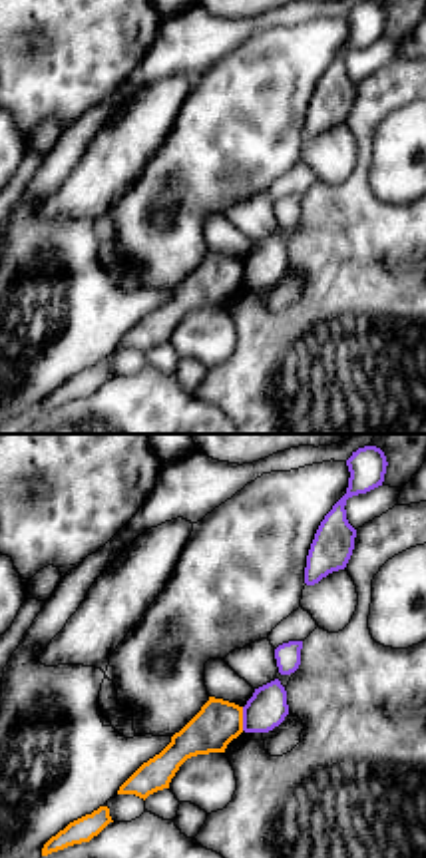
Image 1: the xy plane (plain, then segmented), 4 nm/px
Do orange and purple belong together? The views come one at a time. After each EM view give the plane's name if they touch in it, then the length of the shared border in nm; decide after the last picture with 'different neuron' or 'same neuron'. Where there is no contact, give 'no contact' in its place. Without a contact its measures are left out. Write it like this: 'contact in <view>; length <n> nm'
contact in xy; length 100 nm

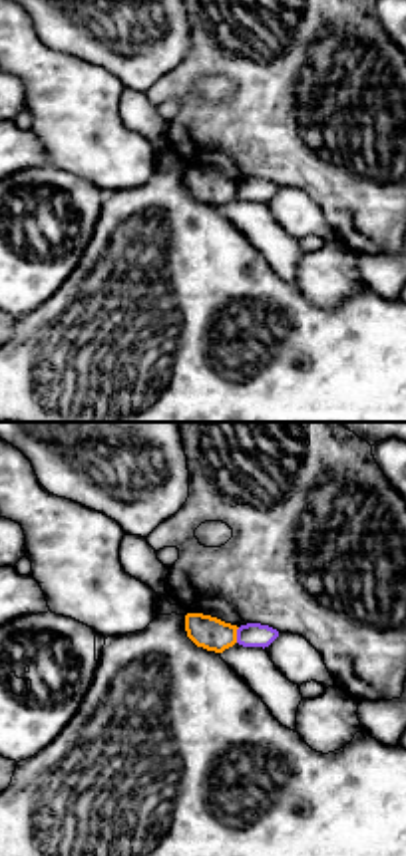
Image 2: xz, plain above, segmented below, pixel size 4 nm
contact in xz; length 70 nm

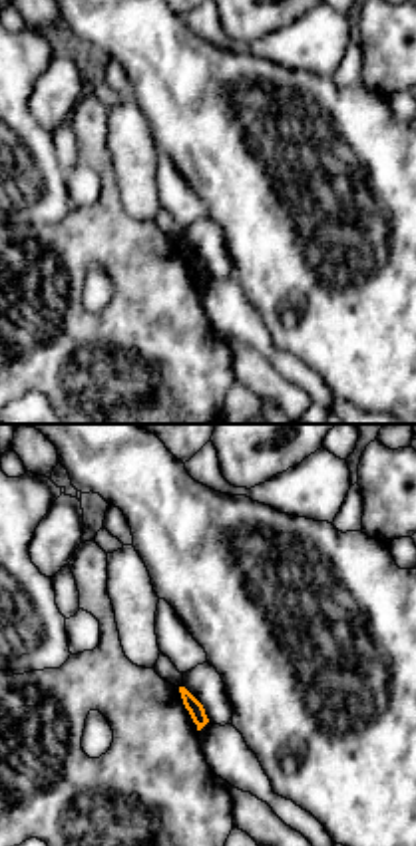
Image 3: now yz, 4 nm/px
no contact

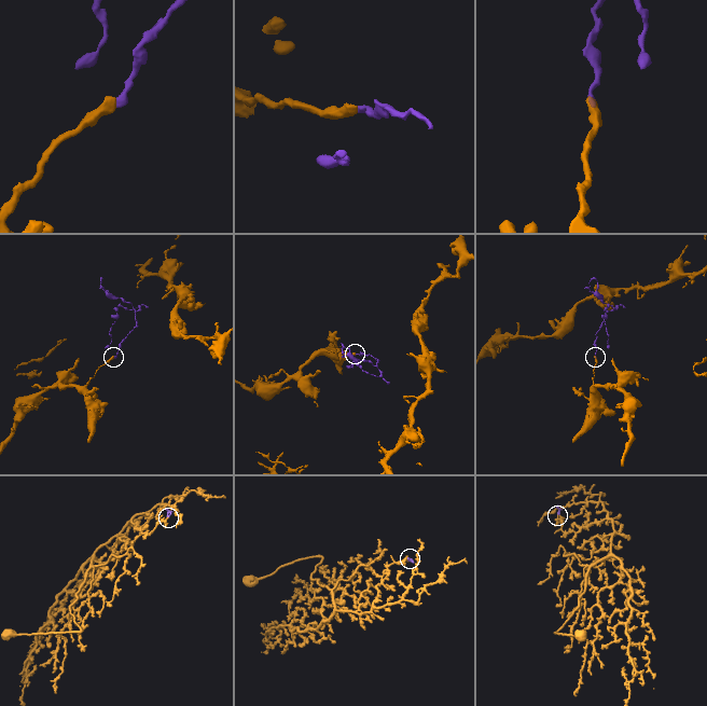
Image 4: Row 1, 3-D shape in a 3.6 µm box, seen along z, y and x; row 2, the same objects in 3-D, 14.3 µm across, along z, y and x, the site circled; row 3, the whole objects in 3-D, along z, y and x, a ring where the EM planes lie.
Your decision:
different neuron

